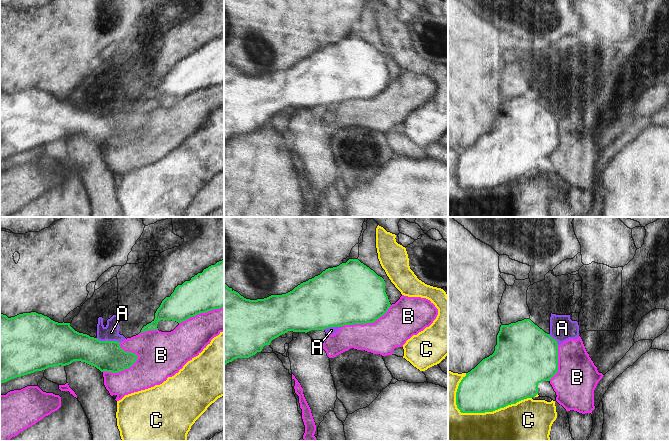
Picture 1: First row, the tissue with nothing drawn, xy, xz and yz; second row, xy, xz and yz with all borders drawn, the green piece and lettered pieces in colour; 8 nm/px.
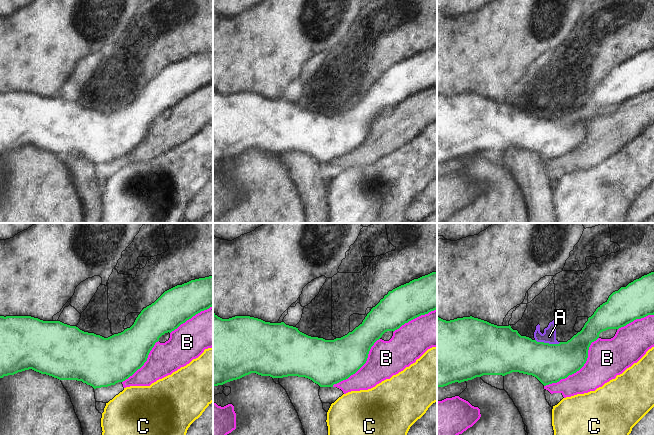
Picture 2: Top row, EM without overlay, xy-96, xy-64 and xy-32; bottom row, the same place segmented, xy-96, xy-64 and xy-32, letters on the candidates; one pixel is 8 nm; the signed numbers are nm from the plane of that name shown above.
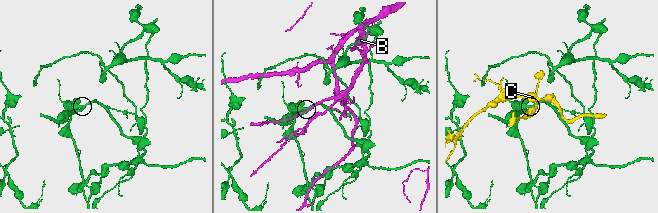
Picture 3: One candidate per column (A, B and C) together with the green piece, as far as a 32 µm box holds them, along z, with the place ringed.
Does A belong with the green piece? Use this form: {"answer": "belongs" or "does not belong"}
{"answer": "belongs"}

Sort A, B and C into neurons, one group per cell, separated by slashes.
A / B / C

